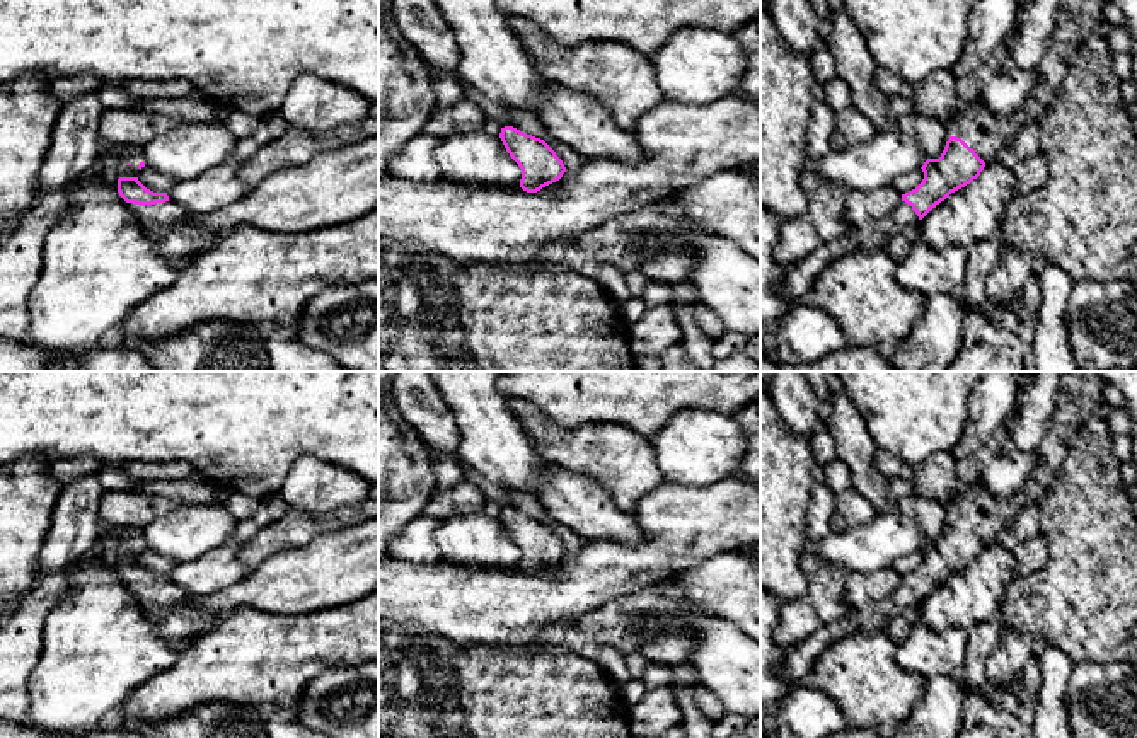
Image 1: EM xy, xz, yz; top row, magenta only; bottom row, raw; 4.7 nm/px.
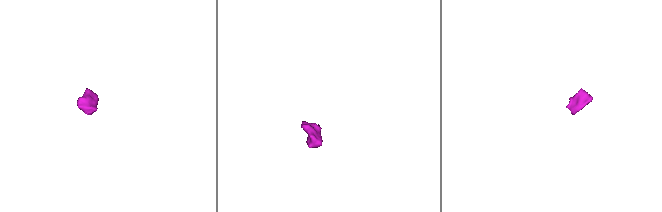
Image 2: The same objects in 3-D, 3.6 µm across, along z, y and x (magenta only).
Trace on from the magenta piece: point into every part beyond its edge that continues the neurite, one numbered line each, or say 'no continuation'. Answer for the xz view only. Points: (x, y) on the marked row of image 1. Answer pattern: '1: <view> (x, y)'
no continuation

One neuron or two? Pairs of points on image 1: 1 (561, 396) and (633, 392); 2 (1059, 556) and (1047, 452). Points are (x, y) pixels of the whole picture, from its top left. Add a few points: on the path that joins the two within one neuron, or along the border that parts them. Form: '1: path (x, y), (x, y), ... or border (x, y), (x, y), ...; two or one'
1: path (578, 394), (616, 392); one
2: border (1066, 445), (1062, 464), (1047, 493), (1037, 503); two

